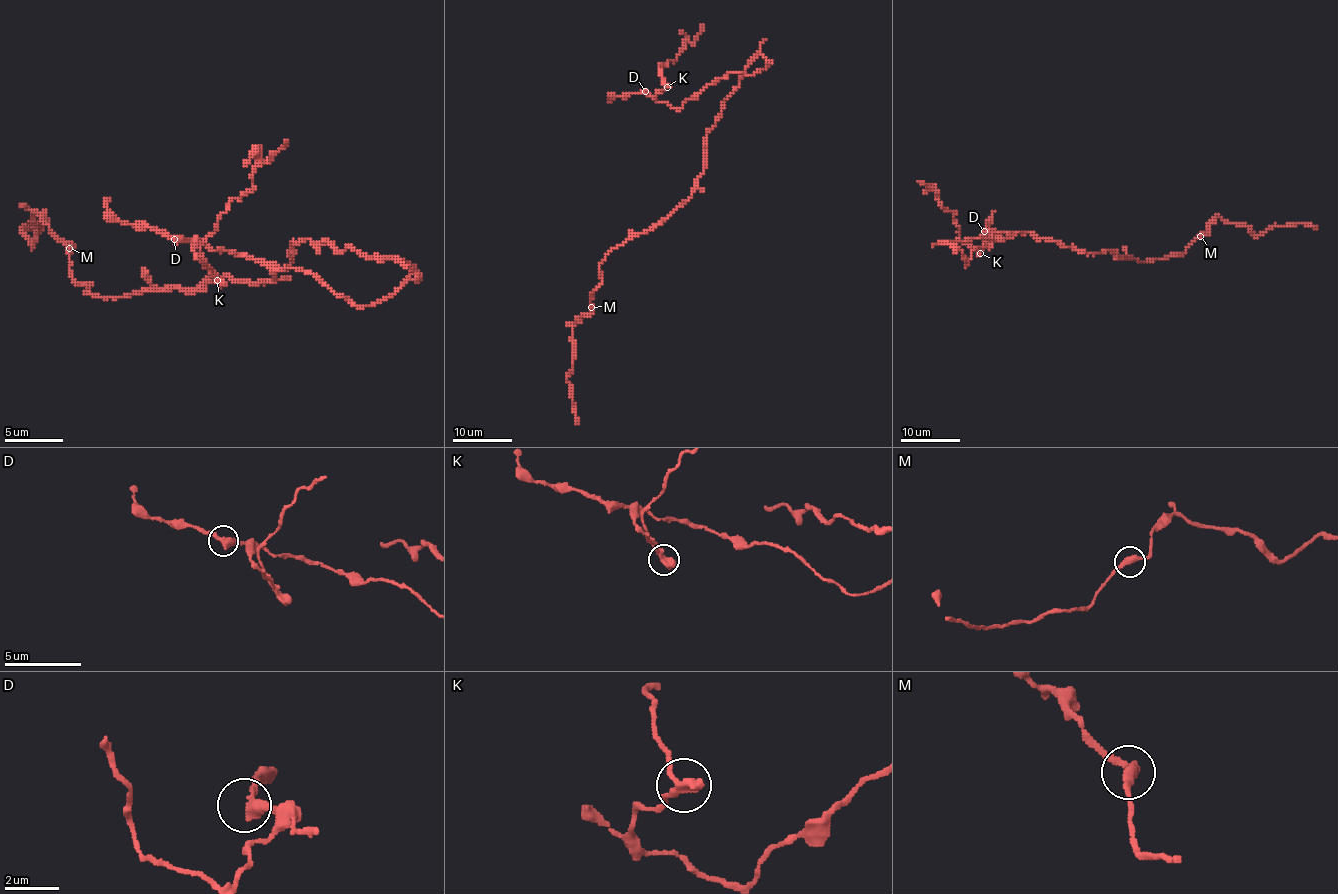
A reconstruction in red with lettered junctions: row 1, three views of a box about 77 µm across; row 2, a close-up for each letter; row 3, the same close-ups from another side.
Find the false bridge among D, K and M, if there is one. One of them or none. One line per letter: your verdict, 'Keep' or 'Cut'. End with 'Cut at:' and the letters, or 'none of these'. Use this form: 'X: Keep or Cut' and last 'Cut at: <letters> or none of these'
D: Keep
K: Cut
M: Keep
Cut at: K

